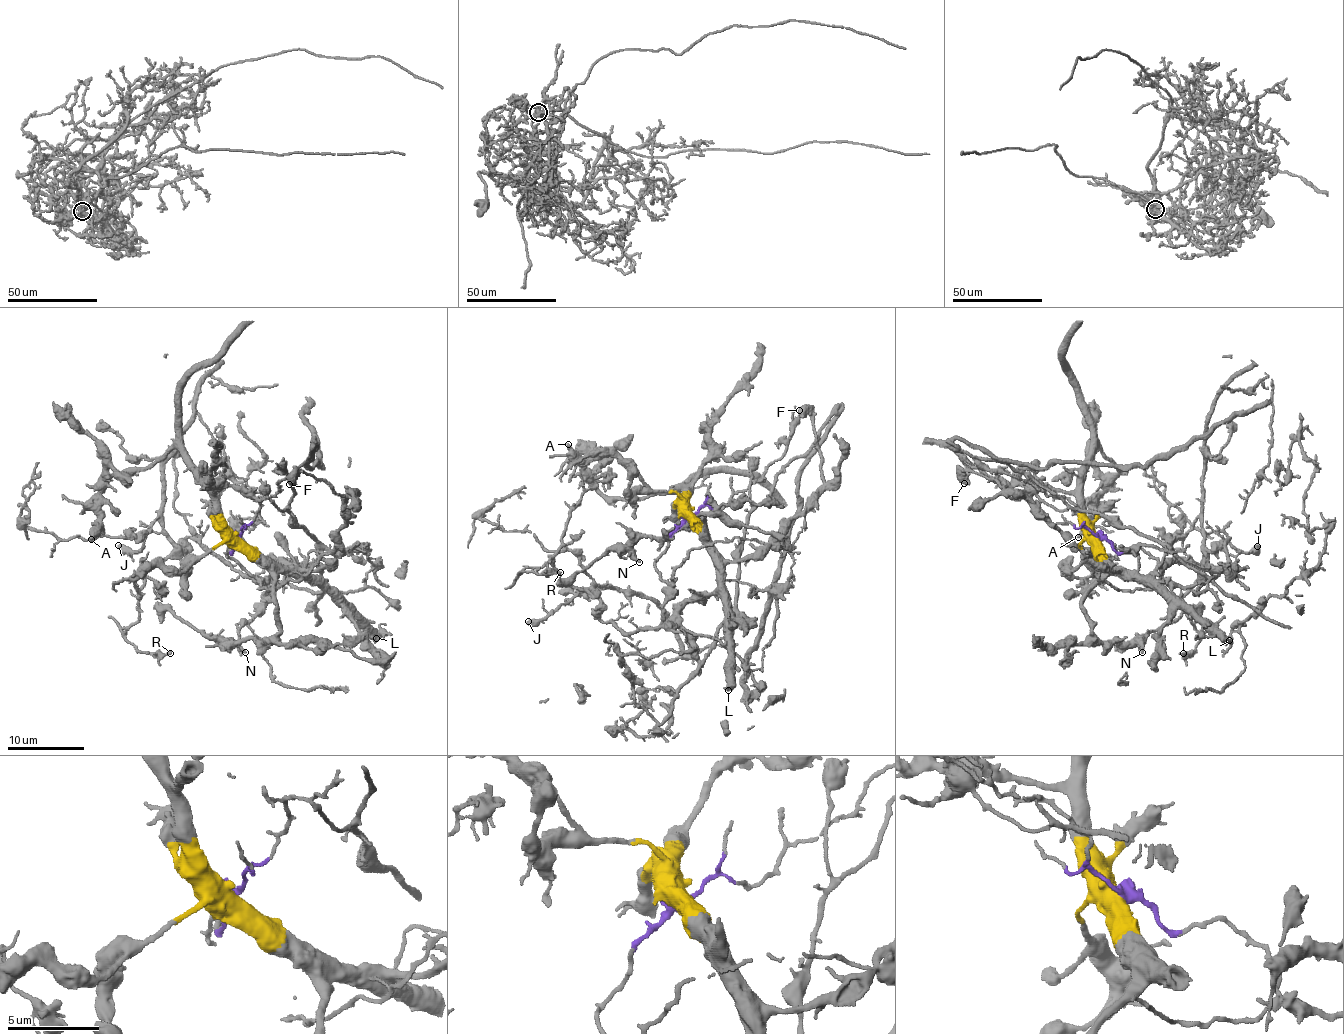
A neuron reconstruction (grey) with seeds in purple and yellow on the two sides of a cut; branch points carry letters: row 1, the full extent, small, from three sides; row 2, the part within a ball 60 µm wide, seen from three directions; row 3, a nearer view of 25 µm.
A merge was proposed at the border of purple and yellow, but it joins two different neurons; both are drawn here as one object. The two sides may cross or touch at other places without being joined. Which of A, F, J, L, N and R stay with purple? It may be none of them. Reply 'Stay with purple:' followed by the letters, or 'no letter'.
Stay with purple: J, R

